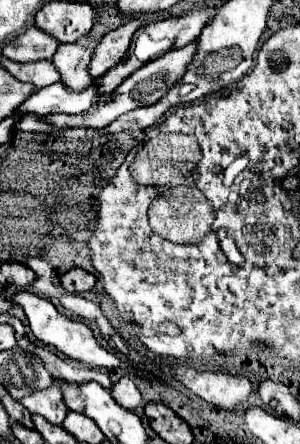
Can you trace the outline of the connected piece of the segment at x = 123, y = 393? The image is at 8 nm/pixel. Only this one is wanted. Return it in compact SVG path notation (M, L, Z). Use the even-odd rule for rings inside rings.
M123 376L117 384L113 384L111 396L113 396L121 406L125 406L125 408L129 408L129 410L137 408L137 406L143 402L137 386L135 386L127 376Z

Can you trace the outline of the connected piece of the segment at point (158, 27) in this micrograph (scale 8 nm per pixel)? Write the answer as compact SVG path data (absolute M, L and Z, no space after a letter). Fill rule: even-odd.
M215 8L195 10L181 18L169 18L169 20L161 20L155 24L147 24L139 32L147 32L153 40L169 38L169 40L173 40L171 48L183 48L197 38L201 26L205 22L209 22L209 18L213 18L213 14L215 14Z

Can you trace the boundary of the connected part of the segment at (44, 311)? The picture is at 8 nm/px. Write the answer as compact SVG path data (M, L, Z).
M17 290L15 294L9 296L9 302L19 304L19 306L23 308L23 312L27 314L29 328L31 328L33 336L35 336L37 340L41 340L43 344L51 344L51 346L55 346L59 352L63 352L65 356L69 356L69 358L73 358L73 360L79 360L79 362L83 362L83 364L89 364L89 366L93 366L93 368L107 368L107 370L121 368L121 362L119 362L113 354L109 354L105 348L101 348L101 346L97 344L93 332L91 332L85 324L75 322L75 320L69 320L67 316L59 314L49 300L33 294L33 292L27 292L27 290Z

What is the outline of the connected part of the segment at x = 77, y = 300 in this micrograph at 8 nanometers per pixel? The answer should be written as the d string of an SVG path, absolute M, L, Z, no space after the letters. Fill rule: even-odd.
M65 294L65 296L61 296L61 306L63 306L65 310L73 312L75 316L81 316L81 318L85 318L85 320L95 322L97 326L99 326L99 320L105 320L105 316L101 314L99 306L97 306L95 302L89 302L89 300L81 298L81 296Z

